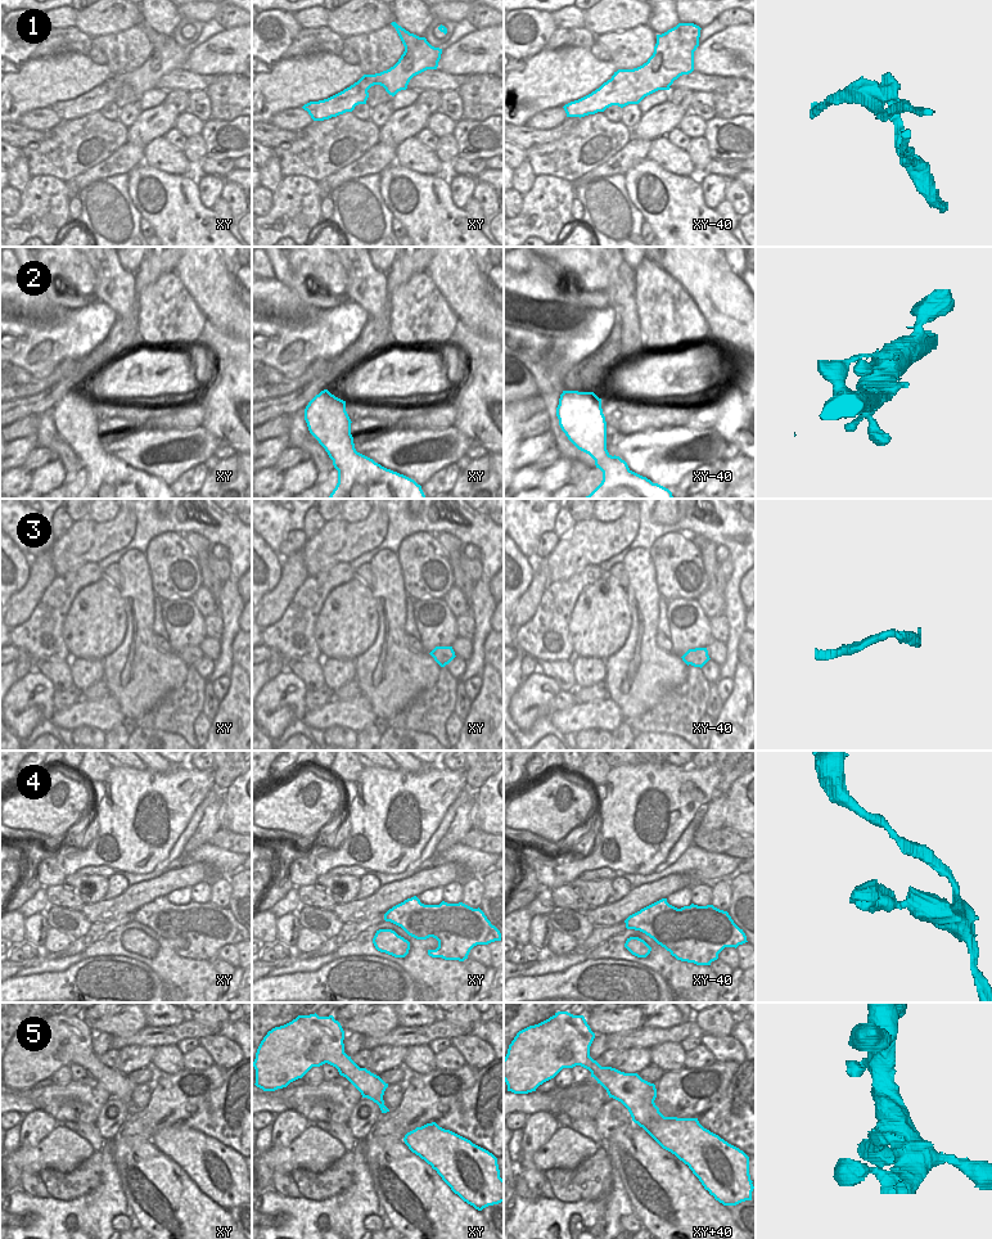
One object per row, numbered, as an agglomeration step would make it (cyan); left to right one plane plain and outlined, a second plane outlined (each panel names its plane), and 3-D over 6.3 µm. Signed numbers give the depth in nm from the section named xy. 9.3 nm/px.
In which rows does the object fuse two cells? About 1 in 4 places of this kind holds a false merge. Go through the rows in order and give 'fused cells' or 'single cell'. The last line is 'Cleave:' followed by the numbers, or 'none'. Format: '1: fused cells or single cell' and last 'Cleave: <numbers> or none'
1: fused cells
2: single cell
3: fused cells
4: single cell
5: single cell
Cleave: 1, 3

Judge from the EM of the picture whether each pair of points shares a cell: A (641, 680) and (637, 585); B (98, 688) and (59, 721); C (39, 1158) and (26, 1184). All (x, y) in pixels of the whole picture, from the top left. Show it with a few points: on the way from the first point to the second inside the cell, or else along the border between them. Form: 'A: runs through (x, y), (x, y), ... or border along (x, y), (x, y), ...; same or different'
A: runs through (643, 657), (645, 608); same
B: border along (109, 694), (102, 698), (80, 699); different
C: border along (36, 1174), (23, 1174), (19, 1186); different

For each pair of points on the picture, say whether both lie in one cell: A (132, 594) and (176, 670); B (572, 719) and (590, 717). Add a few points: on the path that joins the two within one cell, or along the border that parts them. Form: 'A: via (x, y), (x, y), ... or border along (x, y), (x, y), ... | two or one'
A: via (140, 615), (140, 641), (156, 657) | one
B: via (576, 717), (586, 717) | one

